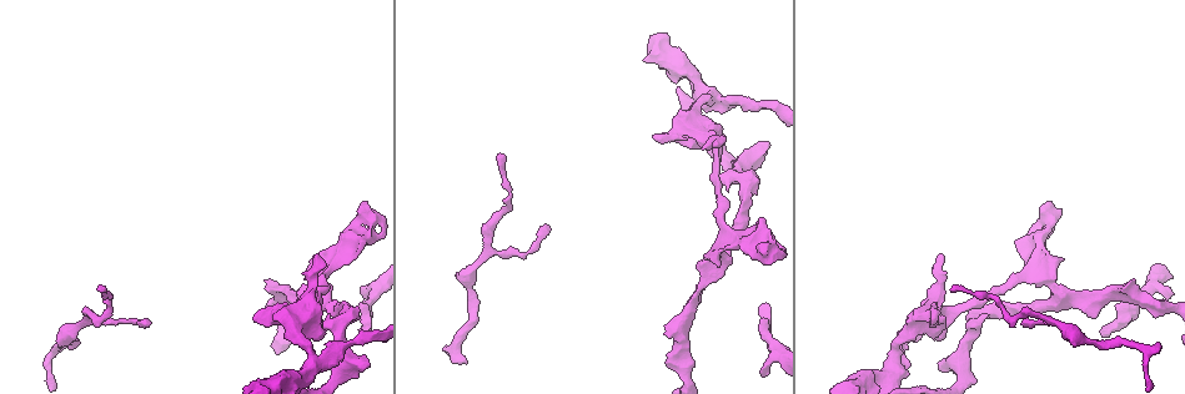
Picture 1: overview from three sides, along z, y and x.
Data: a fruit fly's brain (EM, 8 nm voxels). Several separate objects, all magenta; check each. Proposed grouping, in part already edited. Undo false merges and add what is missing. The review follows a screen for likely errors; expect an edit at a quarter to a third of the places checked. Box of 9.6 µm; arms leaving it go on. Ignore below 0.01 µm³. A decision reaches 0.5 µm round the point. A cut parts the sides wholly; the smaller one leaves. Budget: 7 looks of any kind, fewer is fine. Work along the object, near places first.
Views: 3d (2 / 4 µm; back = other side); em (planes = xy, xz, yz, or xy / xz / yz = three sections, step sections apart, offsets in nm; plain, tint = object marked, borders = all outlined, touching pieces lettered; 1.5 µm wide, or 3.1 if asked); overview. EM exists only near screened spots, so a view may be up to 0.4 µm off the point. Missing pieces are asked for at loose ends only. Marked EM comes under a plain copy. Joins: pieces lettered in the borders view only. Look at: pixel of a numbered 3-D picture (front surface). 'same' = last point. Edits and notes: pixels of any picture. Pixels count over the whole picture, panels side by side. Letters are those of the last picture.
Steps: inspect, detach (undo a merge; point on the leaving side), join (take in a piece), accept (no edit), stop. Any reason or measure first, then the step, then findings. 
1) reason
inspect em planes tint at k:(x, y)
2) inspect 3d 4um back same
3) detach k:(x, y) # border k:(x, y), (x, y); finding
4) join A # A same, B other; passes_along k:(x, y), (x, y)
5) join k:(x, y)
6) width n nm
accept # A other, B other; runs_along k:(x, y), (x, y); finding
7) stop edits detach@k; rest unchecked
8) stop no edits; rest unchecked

branch stops here
inspect 3d 4um at 1:(1022, 323)

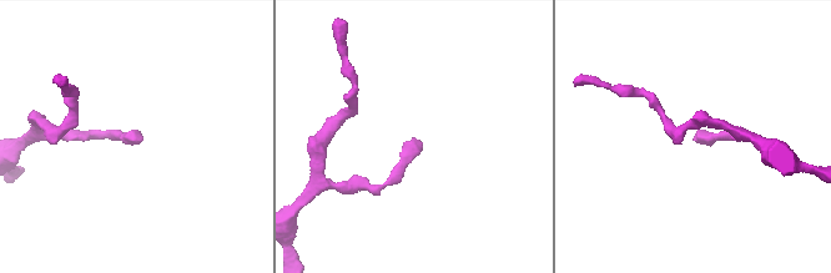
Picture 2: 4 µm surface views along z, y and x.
now the EM
inspect em planes borders at 2:(139, 136)

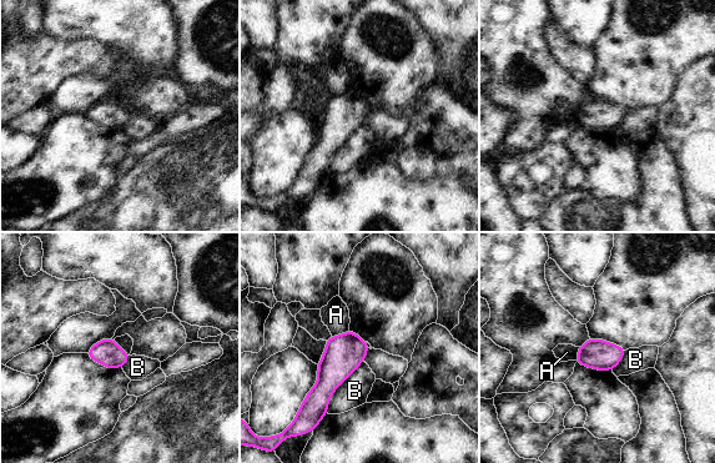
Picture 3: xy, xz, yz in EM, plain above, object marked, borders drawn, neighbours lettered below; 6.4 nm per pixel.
accept # A other, B other; none of them fits

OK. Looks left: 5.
an open end
inspect 3d 4um at 1:(1172, 296)

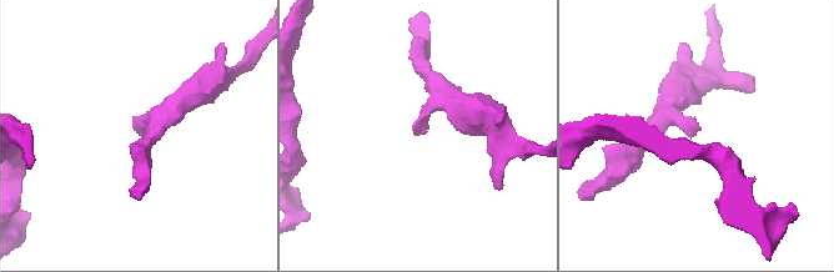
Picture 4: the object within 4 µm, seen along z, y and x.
need the tissue
inspect em planes borders at 4:(697, 129)

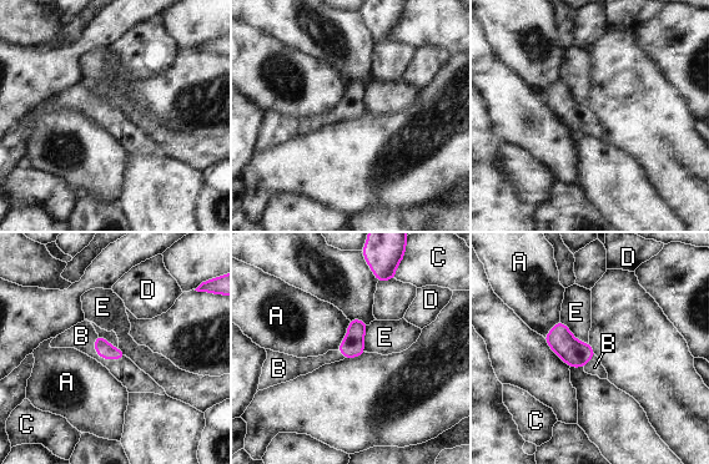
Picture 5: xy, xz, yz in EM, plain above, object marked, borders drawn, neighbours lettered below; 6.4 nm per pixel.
join B # A other, B same, C other, D other, E other; it goes on there

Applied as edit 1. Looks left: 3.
inspect overview

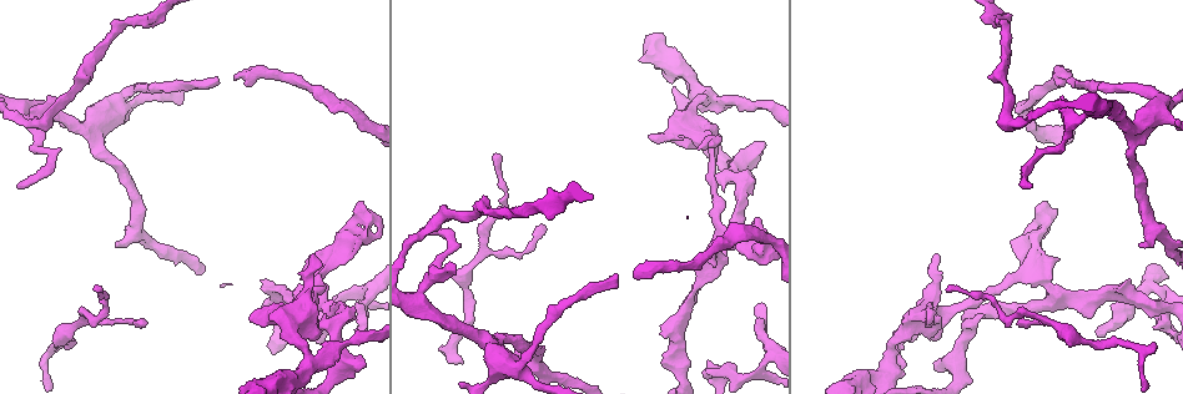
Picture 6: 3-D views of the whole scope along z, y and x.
branch stops here
inspect 3d 2um back at 6:(937, 367)

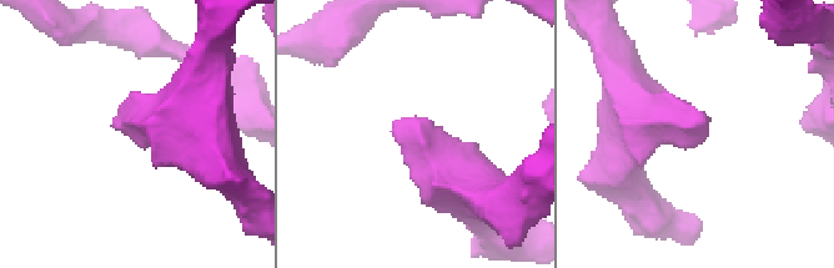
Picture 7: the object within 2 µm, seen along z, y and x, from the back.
shape alone is not enough
inspect em xz step 4 borders at 7:(113, 127)

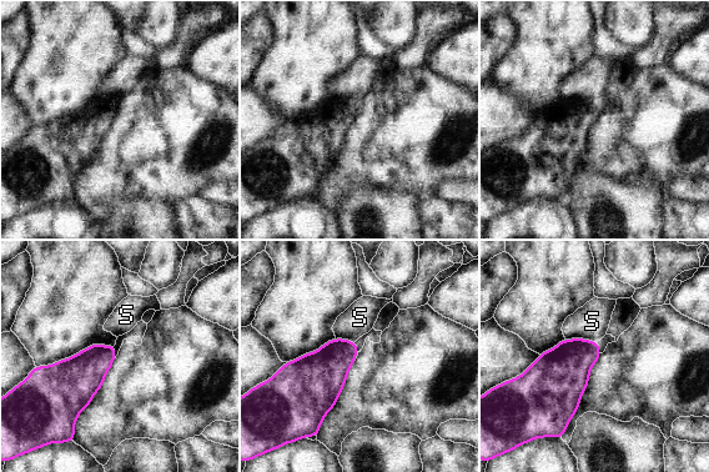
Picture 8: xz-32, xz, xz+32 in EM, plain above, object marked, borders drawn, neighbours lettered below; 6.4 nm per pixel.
accept # S other; border 8:(566, 339), (586, 337), (597, 341); none of them fits

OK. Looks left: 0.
stop edits join@5; rest unchecked

